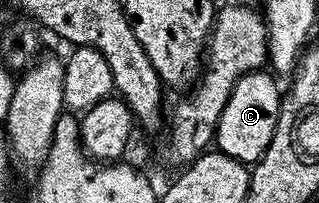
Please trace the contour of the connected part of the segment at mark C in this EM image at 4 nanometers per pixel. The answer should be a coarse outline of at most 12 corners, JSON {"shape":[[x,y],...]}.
{"shape":[[247,72],[216,123],[215,147],[245,166],[274,138],[282,99]]}

